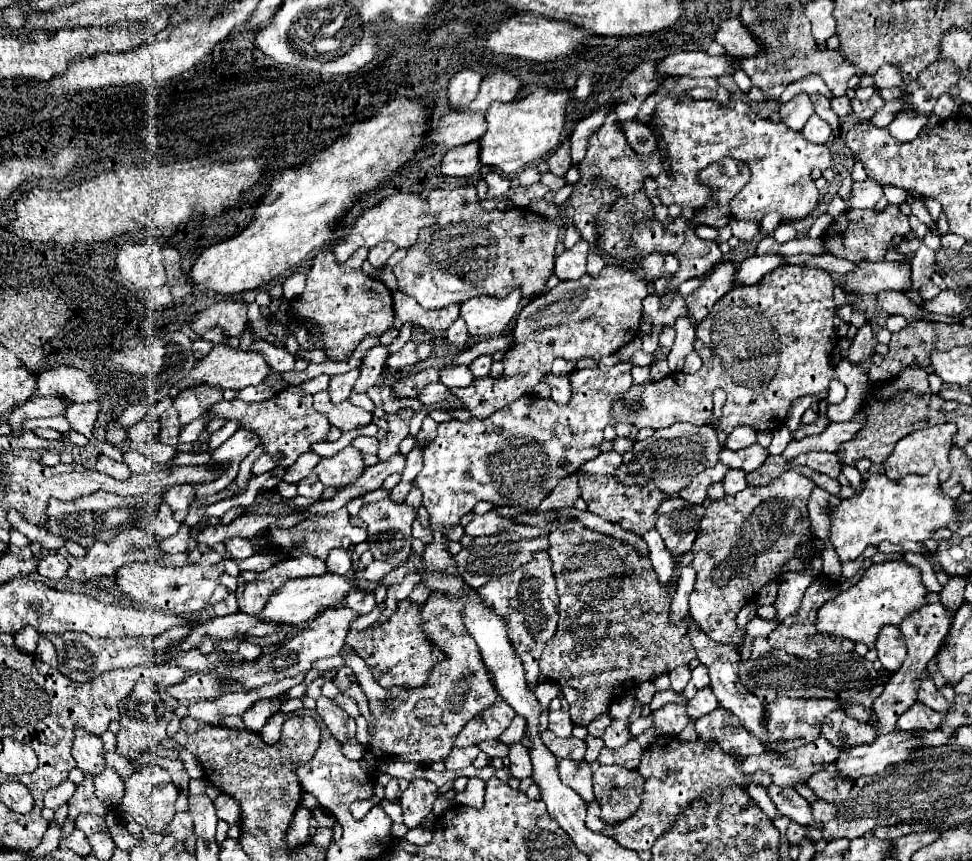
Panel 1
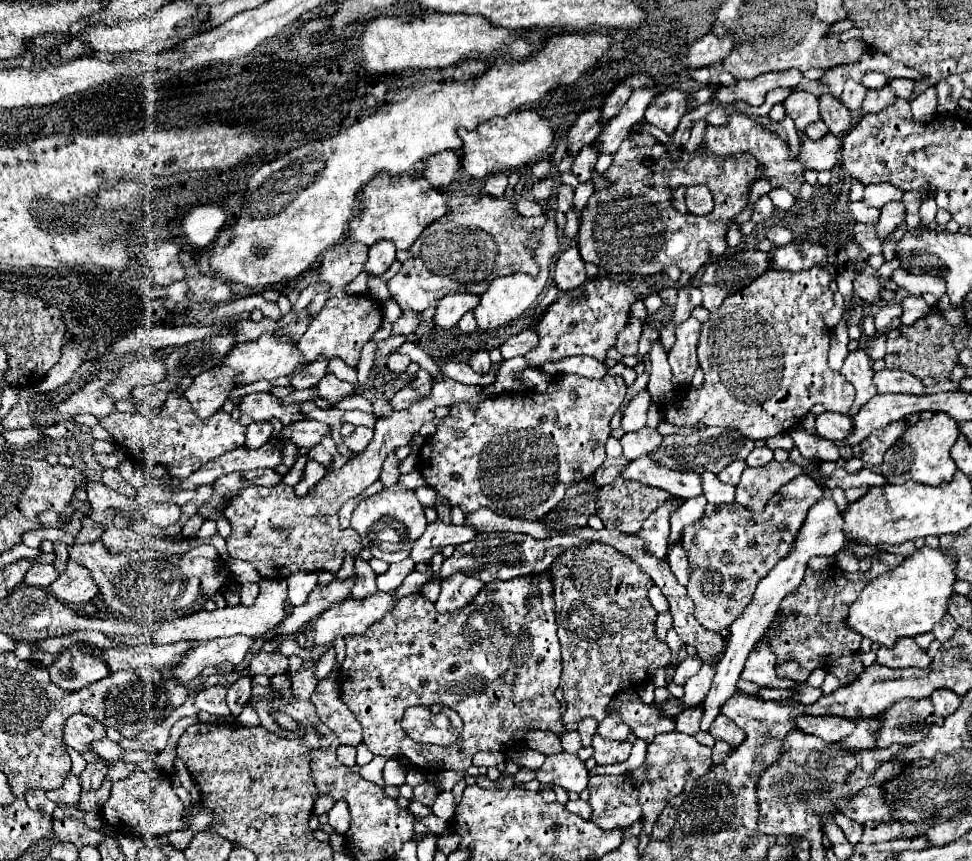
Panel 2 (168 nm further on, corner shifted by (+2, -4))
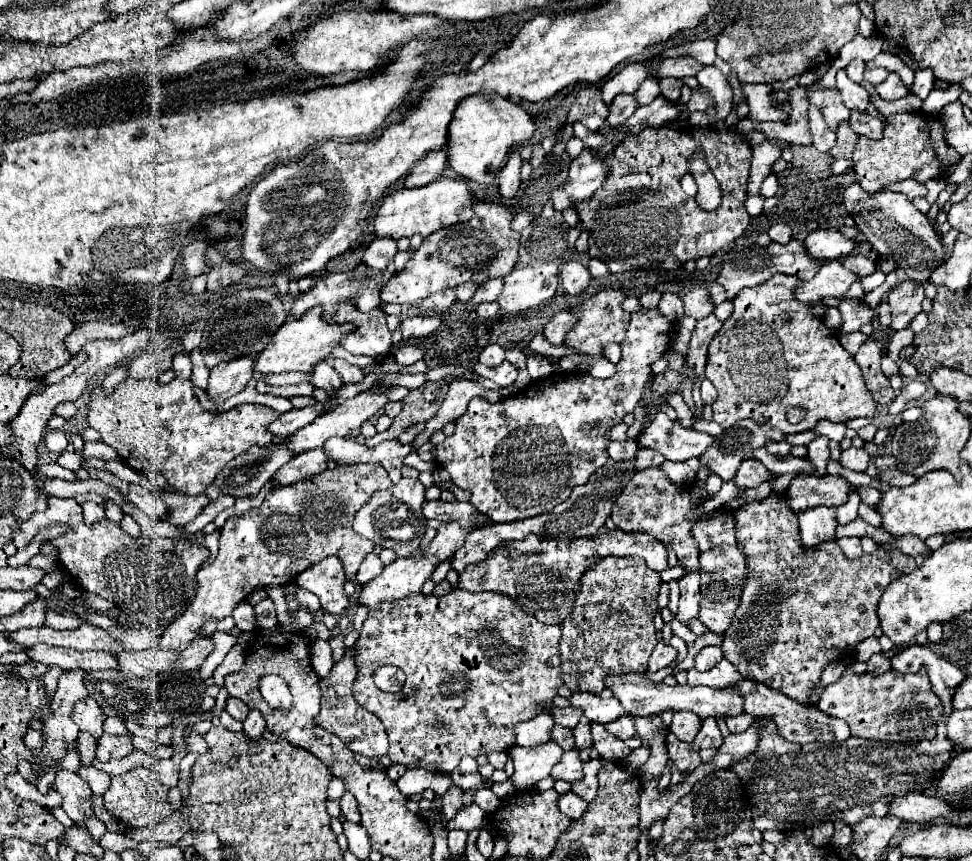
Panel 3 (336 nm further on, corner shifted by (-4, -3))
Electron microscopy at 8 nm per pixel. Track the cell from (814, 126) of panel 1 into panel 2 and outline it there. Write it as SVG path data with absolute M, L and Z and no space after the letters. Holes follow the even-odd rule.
M816 121L816 123L808 125L808 129L806 129L804 133L806 133L806 137L808 137L808 139L818 141L818 139L822 139L822 137L828 133L828 127L824 125L824 121Z

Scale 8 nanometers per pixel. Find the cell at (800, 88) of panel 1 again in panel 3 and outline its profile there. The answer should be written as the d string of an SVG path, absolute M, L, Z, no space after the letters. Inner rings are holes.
M768 174L766 176L766 180L762 182L762 190L760 190L760 194L762 196L776 196L778 194L778 174Z

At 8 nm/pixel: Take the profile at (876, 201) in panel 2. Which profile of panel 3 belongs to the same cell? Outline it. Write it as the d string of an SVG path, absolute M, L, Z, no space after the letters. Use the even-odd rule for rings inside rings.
M902 180L902 182L894 182L894 184L888 184L886 188L884 188L886 192L902 192L902 194L906 194L910 200L914 200L916 196L926 196L926 186L924 184L920 184L920 182L916 182L916 180Z

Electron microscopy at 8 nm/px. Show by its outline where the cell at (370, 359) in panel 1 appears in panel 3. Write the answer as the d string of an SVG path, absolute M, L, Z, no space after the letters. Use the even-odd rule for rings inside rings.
M412 316L402 320L400 330L403 339L418 338L418 336L428 336L440 326L442 318L440 316Z

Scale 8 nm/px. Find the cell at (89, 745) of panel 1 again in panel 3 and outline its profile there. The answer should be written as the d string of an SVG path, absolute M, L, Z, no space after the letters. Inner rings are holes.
M86 698L82 702L78 702L74 706L74 712L72 712L72 720L78 724L78 728L82 732L88 732L90 736L94 738L100 738L104 734L102 726L104 726L104 720L106 720L106 714L102 712L102 708L98 706L96 700L92 698Z

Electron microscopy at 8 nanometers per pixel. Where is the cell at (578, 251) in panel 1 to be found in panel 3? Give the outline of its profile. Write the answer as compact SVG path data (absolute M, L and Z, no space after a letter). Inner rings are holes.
M568 260L566 264L562 264L560 278L562 278L562 284L568 294L580 294L590 282L590 272L584 262Z

